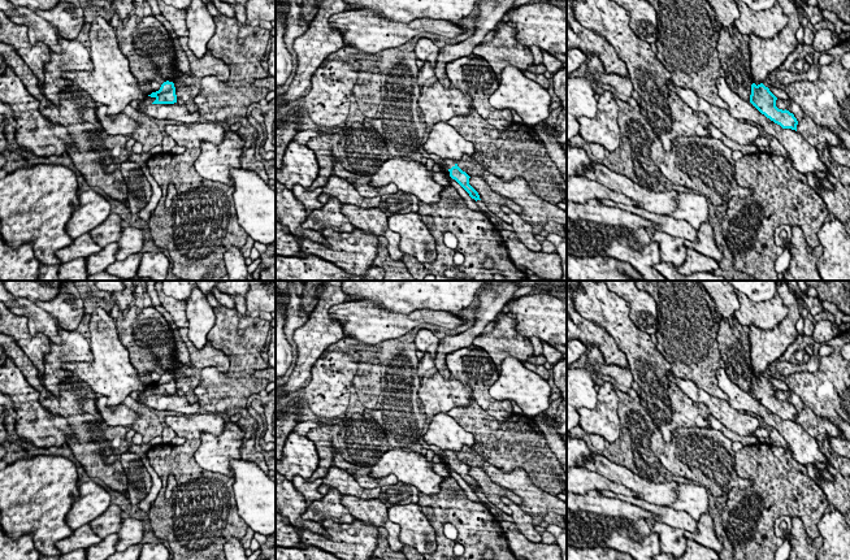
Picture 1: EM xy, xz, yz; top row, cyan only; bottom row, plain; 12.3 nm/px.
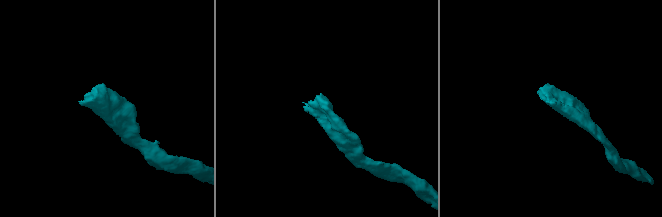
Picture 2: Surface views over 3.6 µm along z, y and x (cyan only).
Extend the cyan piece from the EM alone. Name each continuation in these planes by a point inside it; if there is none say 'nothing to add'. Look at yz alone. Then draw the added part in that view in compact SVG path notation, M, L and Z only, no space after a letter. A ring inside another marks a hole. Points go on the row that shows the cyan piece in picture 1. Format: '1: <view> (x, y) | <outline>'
nothing to add

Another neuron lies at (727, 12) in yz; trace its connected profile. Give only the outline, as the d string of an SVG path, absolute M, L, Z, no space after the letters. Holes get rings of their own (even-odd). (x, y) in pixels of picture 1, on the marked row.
M707 0L716 13L716 18L728 30L736 27L734 21L740 17L736 0Z

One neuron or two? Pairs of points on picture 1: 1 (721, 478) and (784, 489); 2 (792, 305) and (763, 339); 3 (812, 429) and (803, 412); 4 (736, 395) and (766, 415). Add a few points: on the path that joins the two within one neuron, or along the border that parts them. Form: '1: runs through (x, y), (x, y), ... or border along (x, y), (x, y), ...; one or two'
1: border along (733, 452), (736, 472), (740, 477); two
2: runs through (792, 316), (789, 322), (773, 338); one
3: runs through (811, 425), (806, 416); one
4: runs through (744, 400), (758, 408); one

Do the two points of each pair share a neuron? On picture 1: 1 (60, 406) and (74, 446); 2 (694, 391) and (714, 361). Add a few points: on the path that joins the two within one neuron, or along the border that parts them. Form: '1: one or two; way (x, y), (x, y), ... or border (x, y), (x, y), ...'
1: one; way (70, 415), (77, 421), (77, 435)
2: two; border (671, 372), (690, 380), (697, 386), (724, 400)

